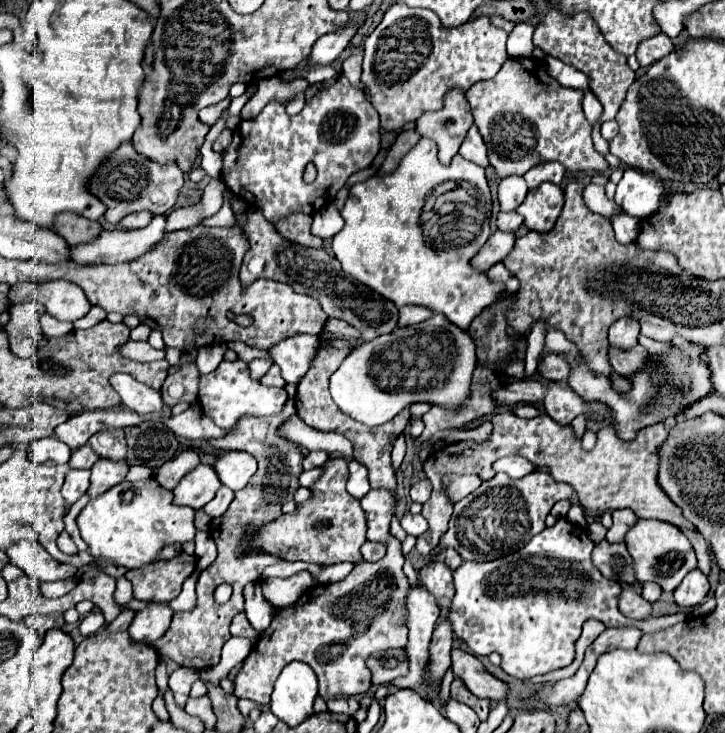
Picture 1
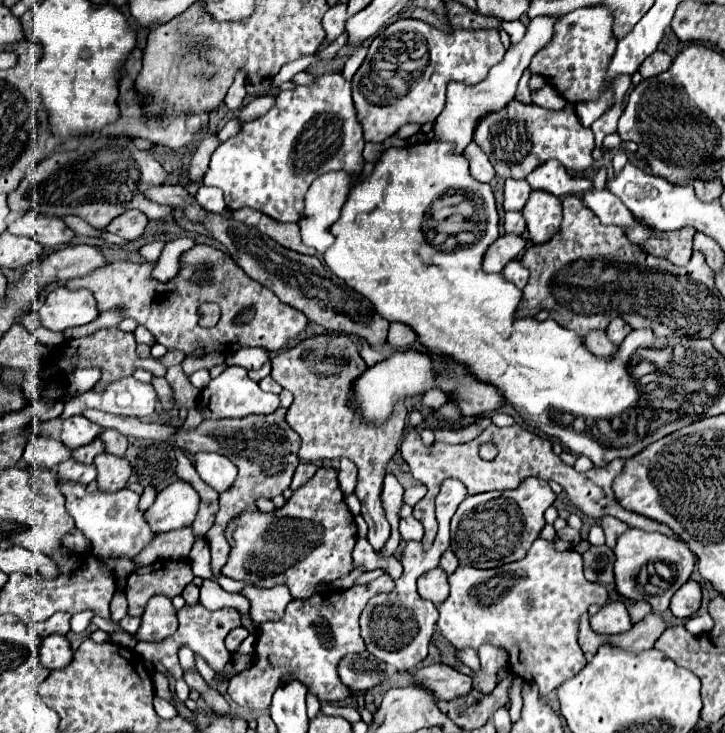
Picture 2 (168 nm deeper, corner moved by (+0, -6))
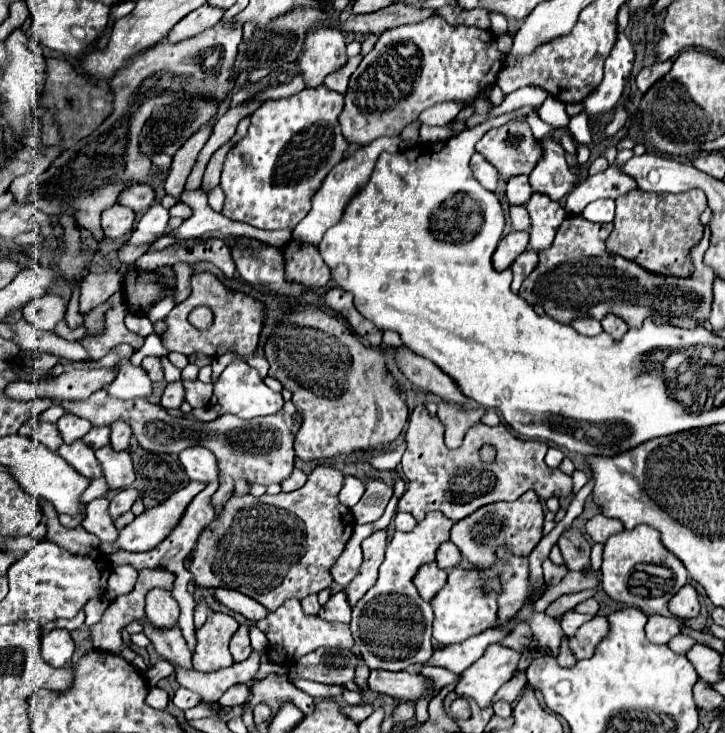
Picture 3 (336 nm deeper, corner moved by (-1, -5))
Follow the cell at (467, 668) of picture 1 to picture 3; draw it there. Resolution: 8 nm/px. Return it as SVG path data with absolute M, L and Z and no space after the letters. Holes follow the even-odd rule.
M371 669L367 679L369 689L389 695L403 701L417 701L421 695L427 693L427 681L423 675L407 673L407 671L383 671L383 669Z

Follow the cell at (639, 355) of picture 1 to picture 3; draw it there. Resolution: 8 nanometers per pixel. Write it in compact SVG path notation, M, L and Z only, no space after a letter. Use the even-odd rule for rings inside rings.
M577 319L577 321L571 321L571 327L577 331L577 333L581 333L581 335L589 335L589 337L593 337L593 335L599 335L603 329L601 329L601 325L599 325L599 321L597 319Z

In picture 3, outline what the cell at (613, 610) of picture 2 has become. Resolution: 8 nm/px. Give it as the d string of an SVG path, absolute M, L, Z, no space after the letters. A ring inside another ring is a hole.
M595 615L591 621L579 627L579 631L569 637L569 649L577 659L589 659L597 647L597 643L609 633L609 623L605 617Z

